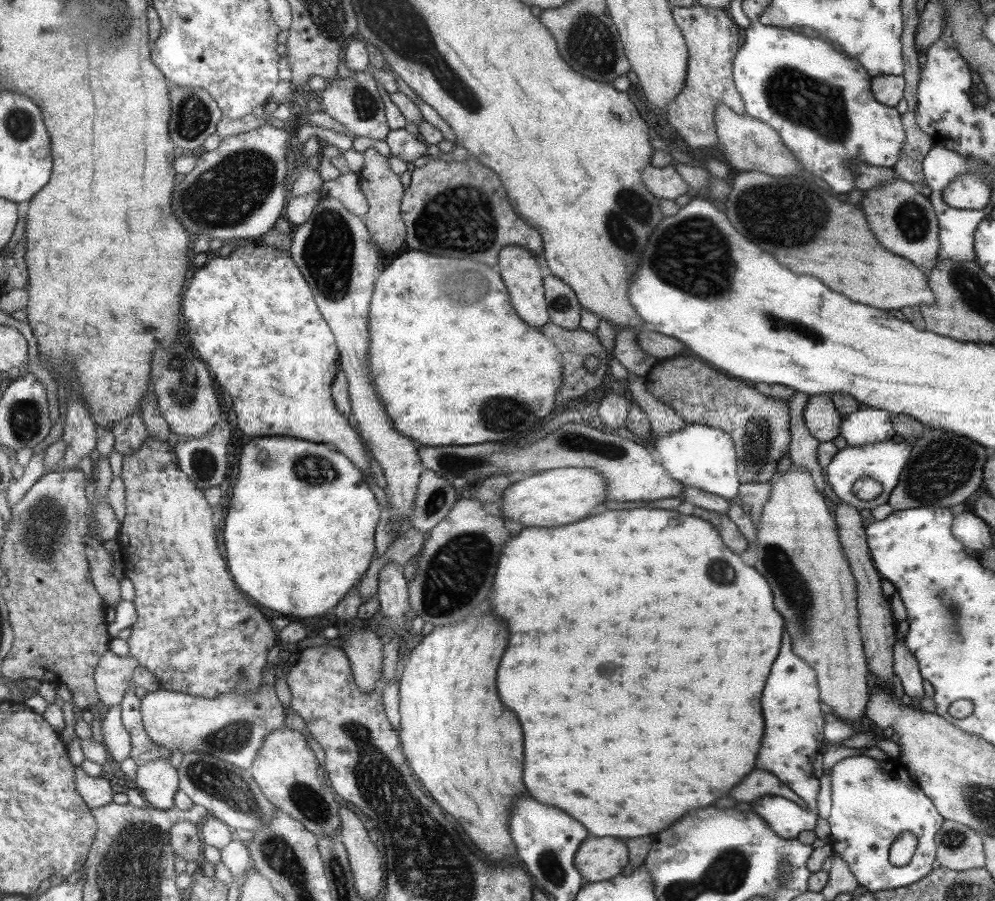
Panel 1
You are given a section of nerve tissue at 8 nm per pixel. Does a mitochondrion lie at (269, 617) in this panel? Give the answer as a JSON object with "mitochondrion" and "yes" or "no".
{"mitochondrion":"no"}

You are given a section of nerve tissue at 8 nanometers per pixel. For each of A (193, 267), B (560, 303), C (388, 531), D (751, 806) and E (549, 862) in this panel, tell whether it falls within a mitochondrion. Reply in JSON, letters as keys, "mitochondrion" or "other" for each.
{"A":"other","B":"mitochondrion","C":"other","D":"other","E":"mitochondrion"}

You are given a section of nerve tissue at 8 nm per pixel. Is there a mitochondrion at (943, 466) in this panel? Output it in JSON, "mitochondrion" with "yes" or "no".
{"mitochondrion":"yes"}

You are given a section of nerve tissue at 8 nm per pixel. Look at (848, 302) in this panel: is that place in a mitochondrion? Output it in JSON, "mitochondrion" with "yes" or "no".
{"mitochondrion":"no"}

